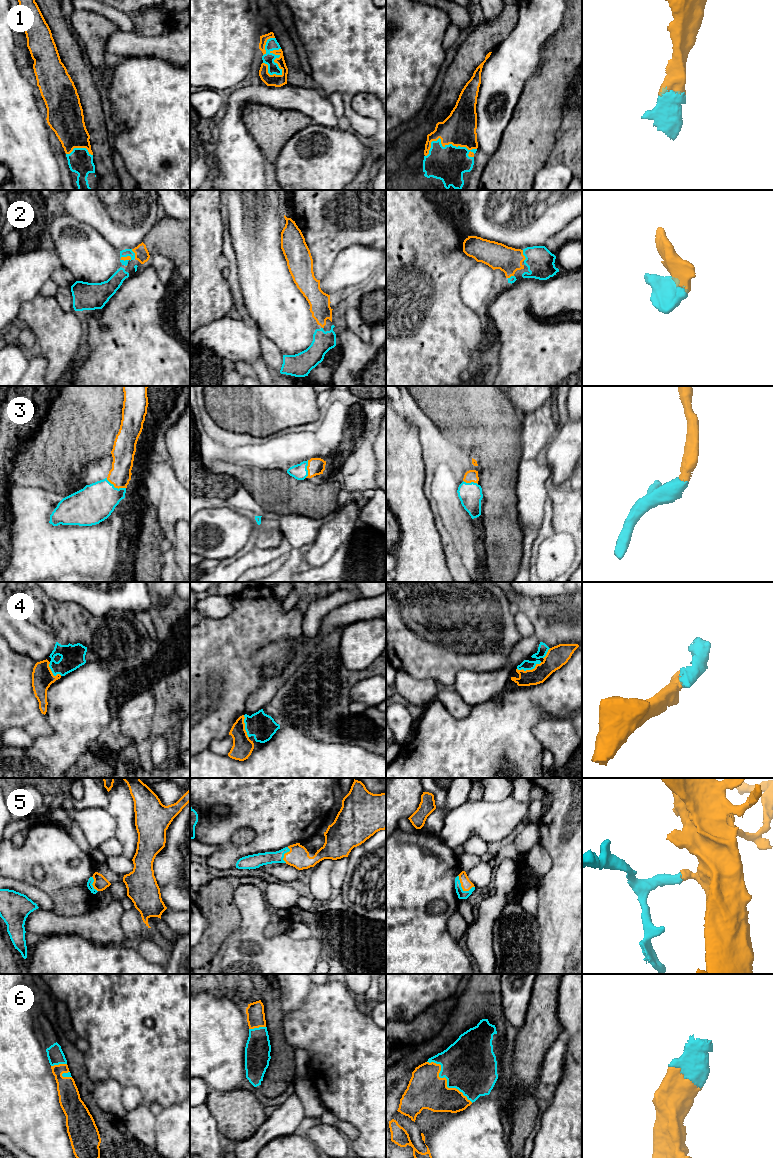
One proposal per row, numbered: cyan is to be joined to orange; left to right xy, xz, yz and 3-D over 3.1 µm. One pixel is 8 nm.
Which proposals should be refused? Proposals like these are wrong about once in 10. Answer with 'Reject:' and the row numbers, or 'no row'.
Reject: no row

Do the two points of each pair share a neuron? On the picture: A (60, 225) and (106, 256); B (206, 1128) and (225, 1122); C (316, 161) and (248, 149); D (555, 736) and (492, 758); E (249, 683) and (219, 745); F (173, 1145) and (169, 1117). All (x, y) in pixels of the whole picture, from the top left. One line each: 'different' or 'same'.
A: same
B: different
C: different
D: different
E: different
F: same

